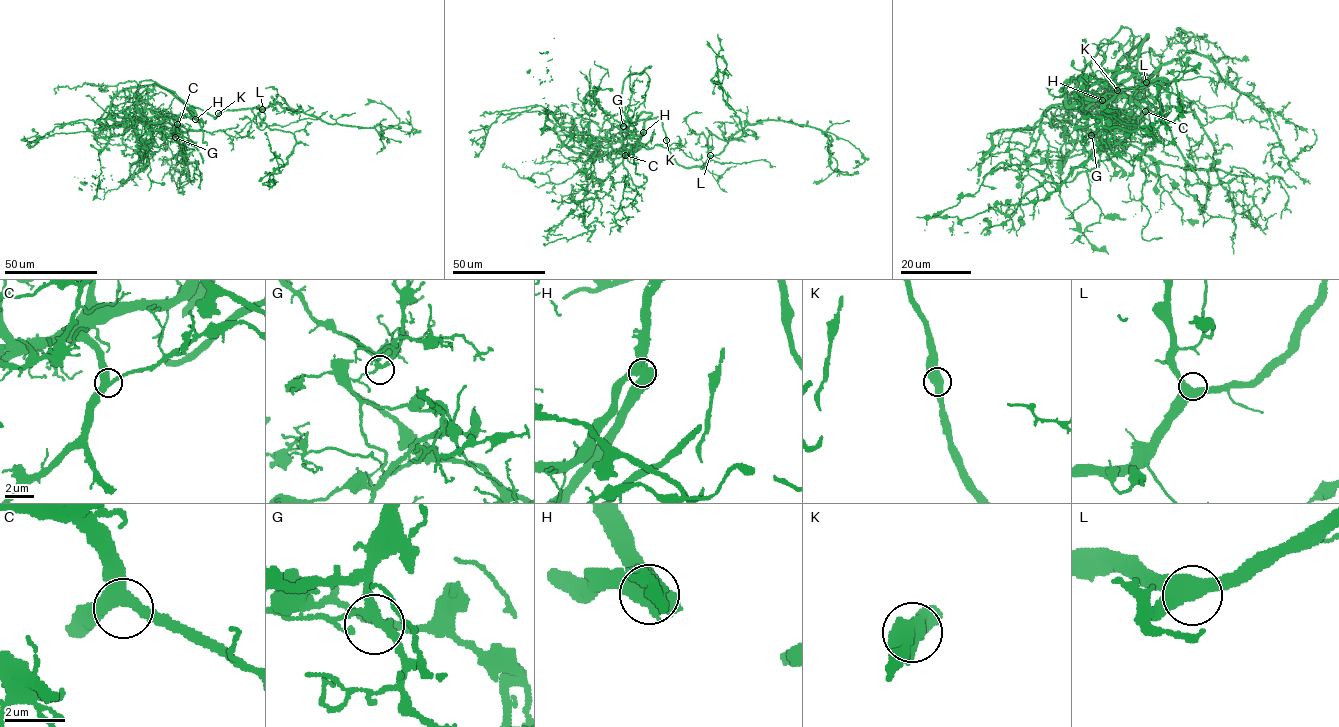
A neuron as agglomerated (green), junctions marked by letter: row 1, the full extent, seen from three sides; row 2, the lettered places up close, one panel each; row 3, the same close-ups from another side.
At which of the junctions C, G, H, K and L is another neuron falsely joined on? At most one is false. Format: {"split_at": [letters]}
{"split_at": ["H"]}

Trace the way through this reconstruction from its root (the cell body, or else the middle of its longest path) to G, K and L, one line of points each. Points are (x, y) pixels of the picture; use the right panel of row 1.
G: (1104, 93), (1078, 97), (1078, 77), (1065, 85), (1067, 105), (1126, 96), (1088, 107), (1091, 135)
K: (1104, 93), (1118, 90)
L: (1104, 93), (1169, 82), (1159, 78), (1146, 82)

